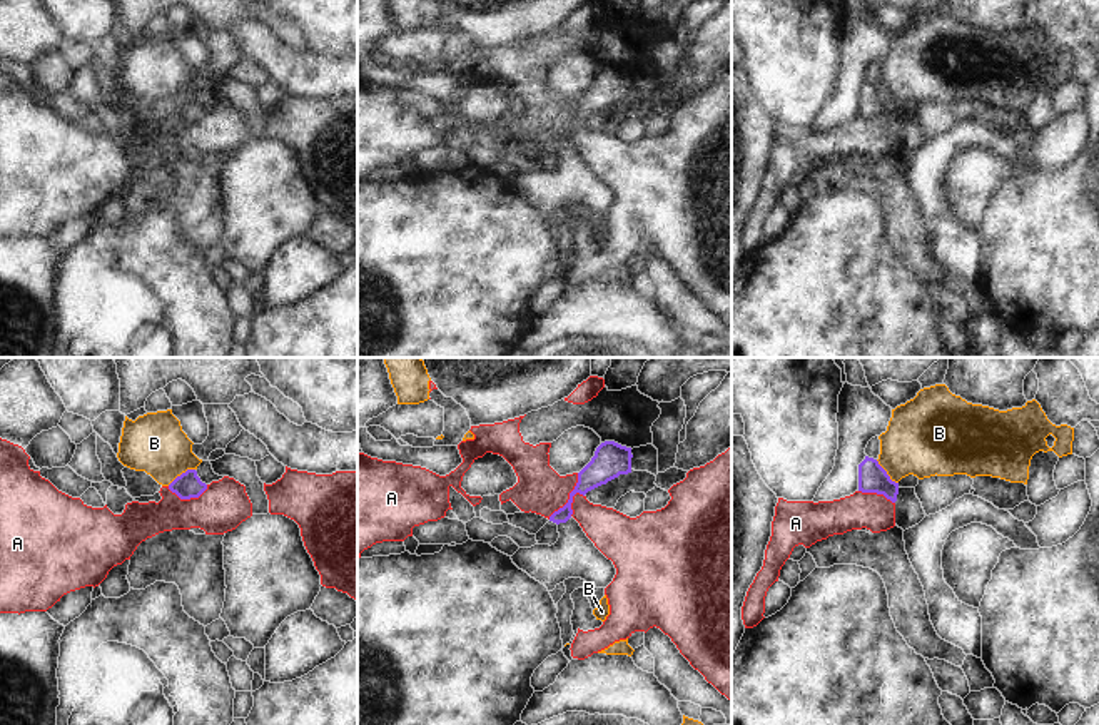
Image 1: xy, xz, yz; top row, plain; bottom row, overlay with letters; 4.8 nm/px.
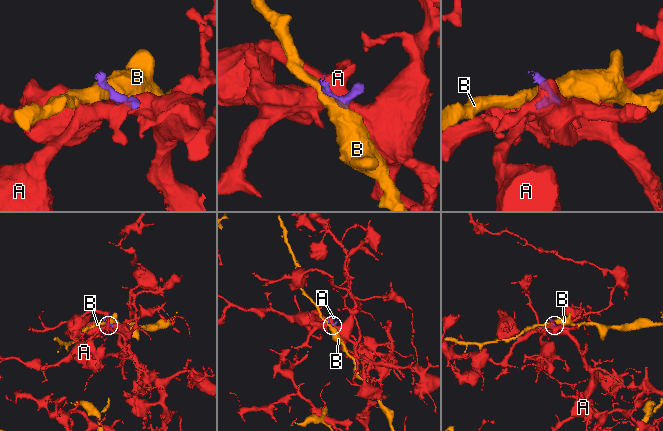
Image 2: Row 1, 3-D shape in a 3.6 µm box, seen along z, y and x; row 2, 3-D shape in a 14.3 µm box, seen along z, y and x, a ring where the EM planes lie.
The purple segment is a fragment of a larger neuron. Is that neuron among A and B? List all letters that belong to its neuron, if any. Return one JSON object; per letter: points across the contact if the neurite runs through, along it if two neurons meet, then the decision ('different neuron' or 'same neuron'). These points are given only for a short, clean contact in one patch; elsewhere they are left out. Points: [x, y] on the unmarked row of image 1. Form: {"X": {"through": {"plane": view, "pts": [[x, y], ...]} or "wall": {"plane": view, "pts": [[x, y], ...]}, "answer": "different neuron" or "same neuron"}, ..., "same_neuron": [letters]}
{"A": {"wall": {"plane": "xz", "pts": [[578, 99], [578, 107], [570, 124], [548, 144]]}, "answer": "different neuron"}, "B": {"answer": "different neuron"}, "same_neuron": []}

